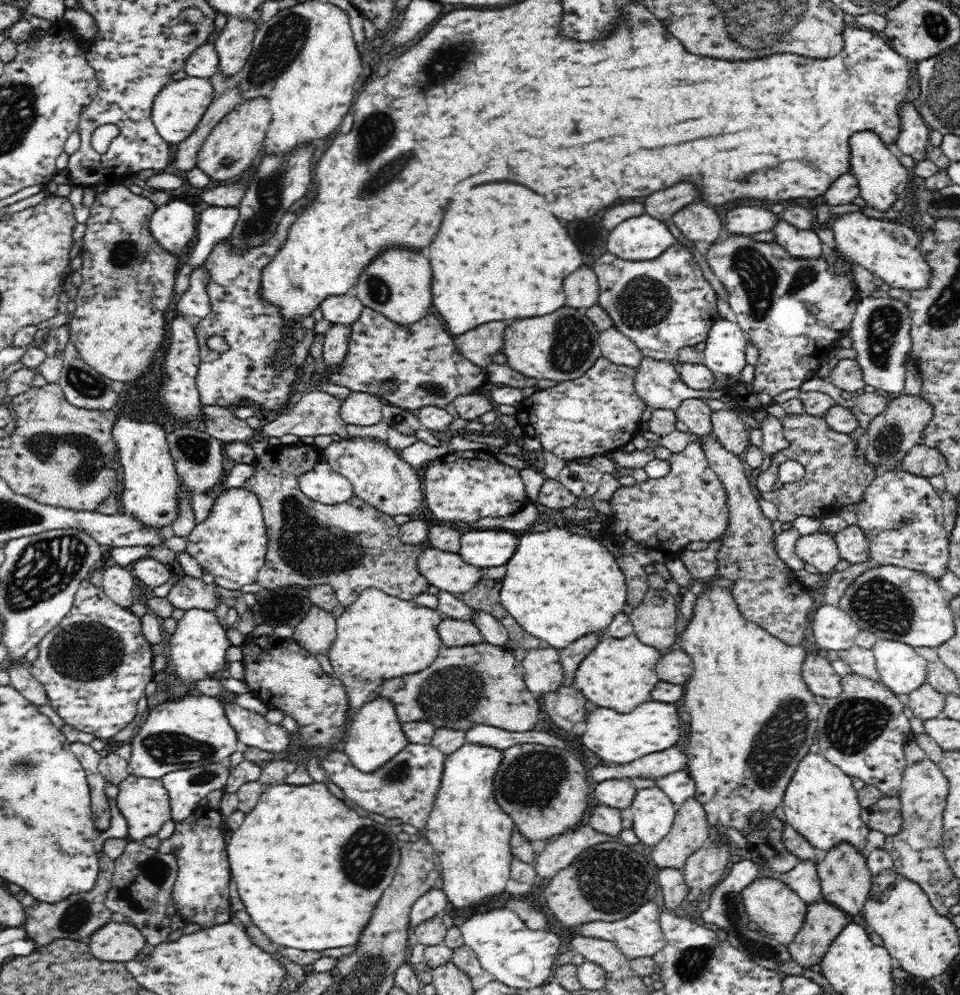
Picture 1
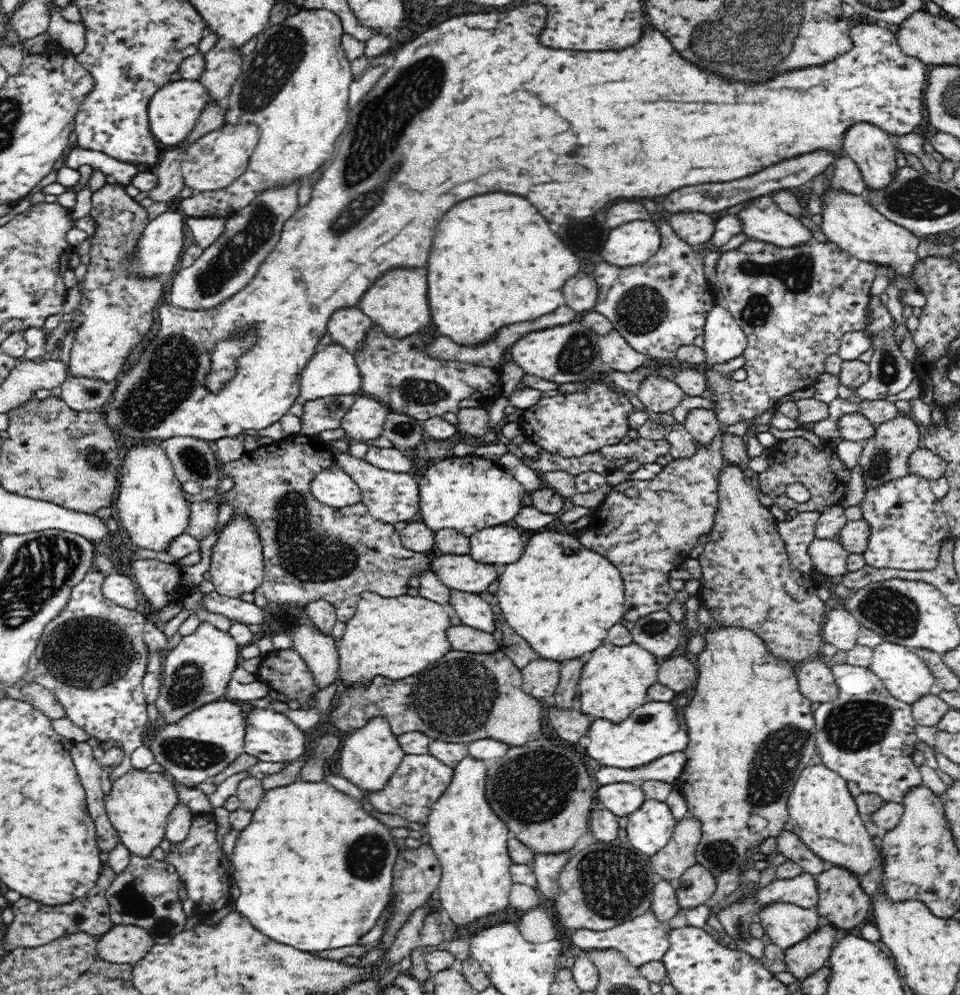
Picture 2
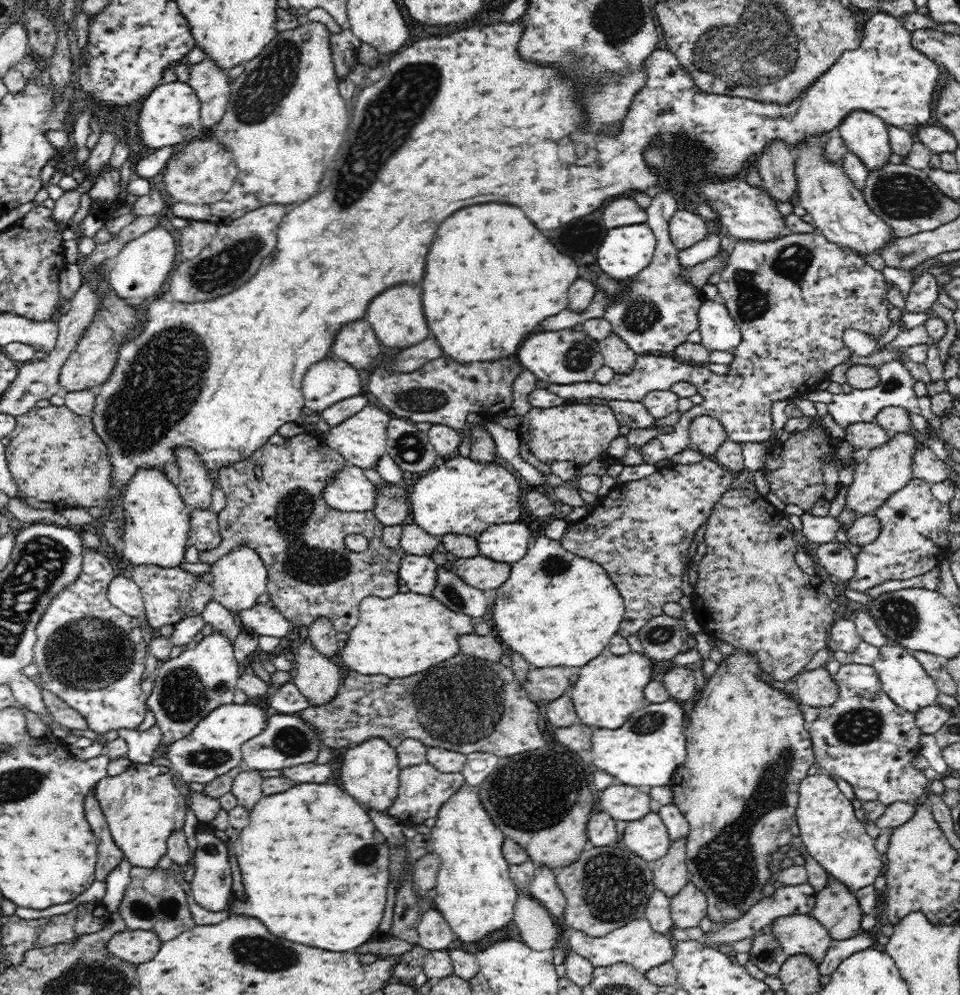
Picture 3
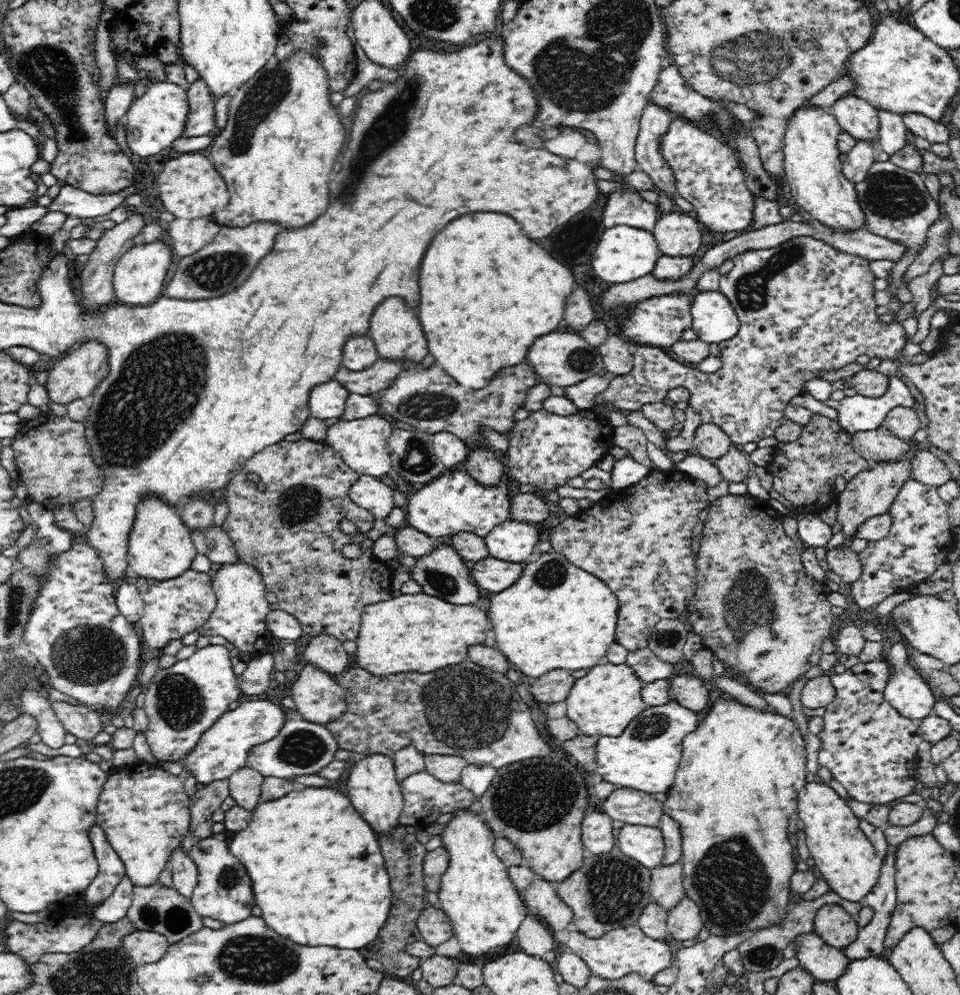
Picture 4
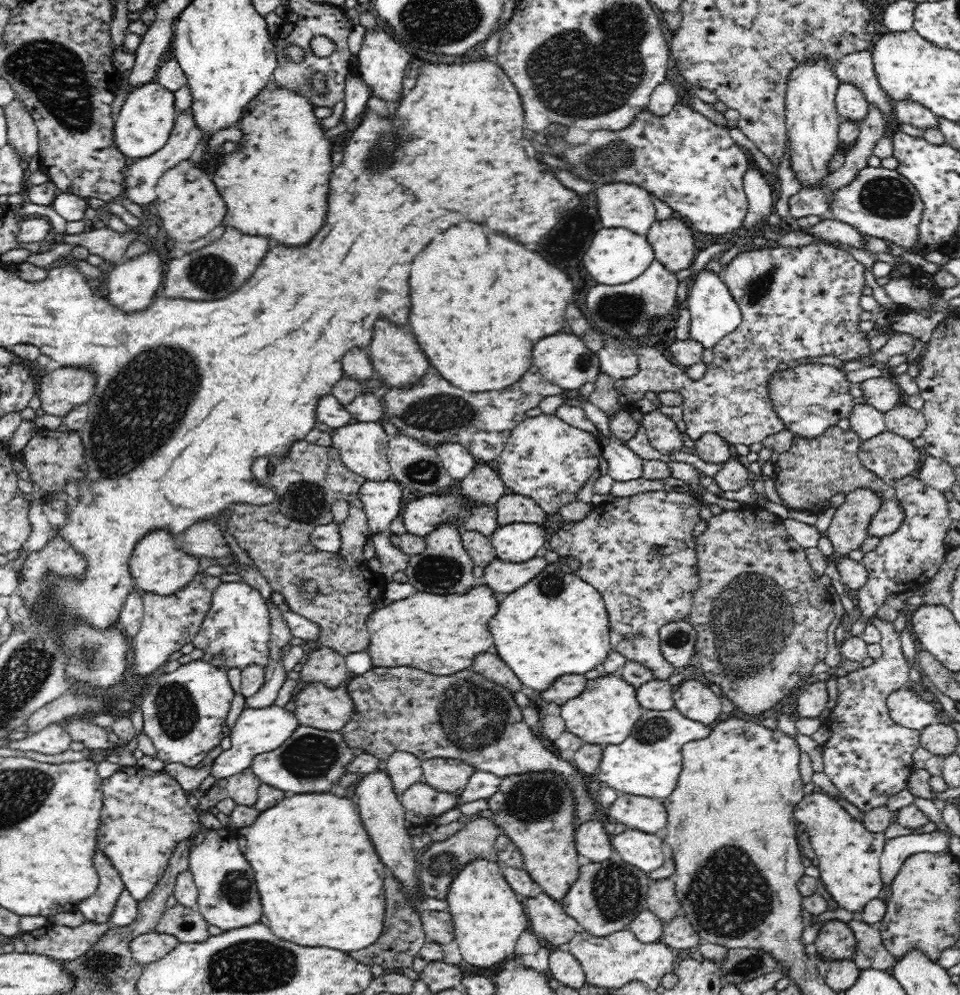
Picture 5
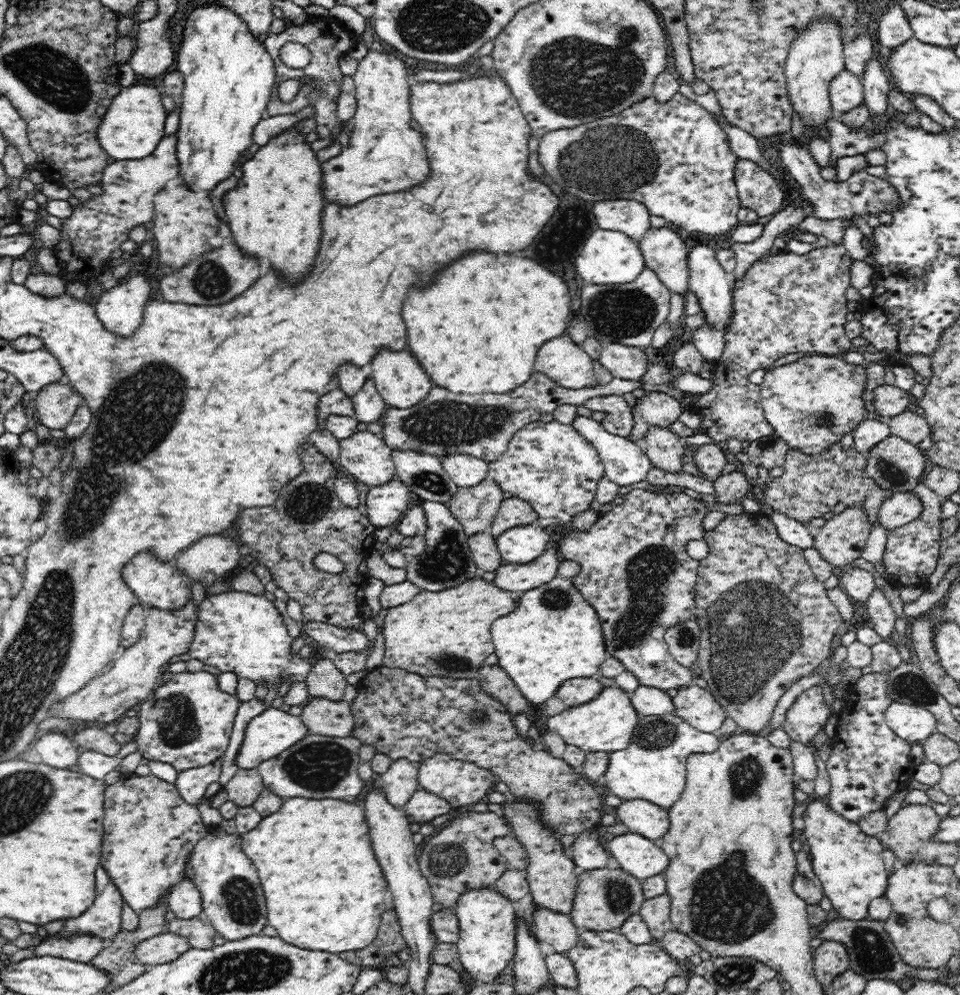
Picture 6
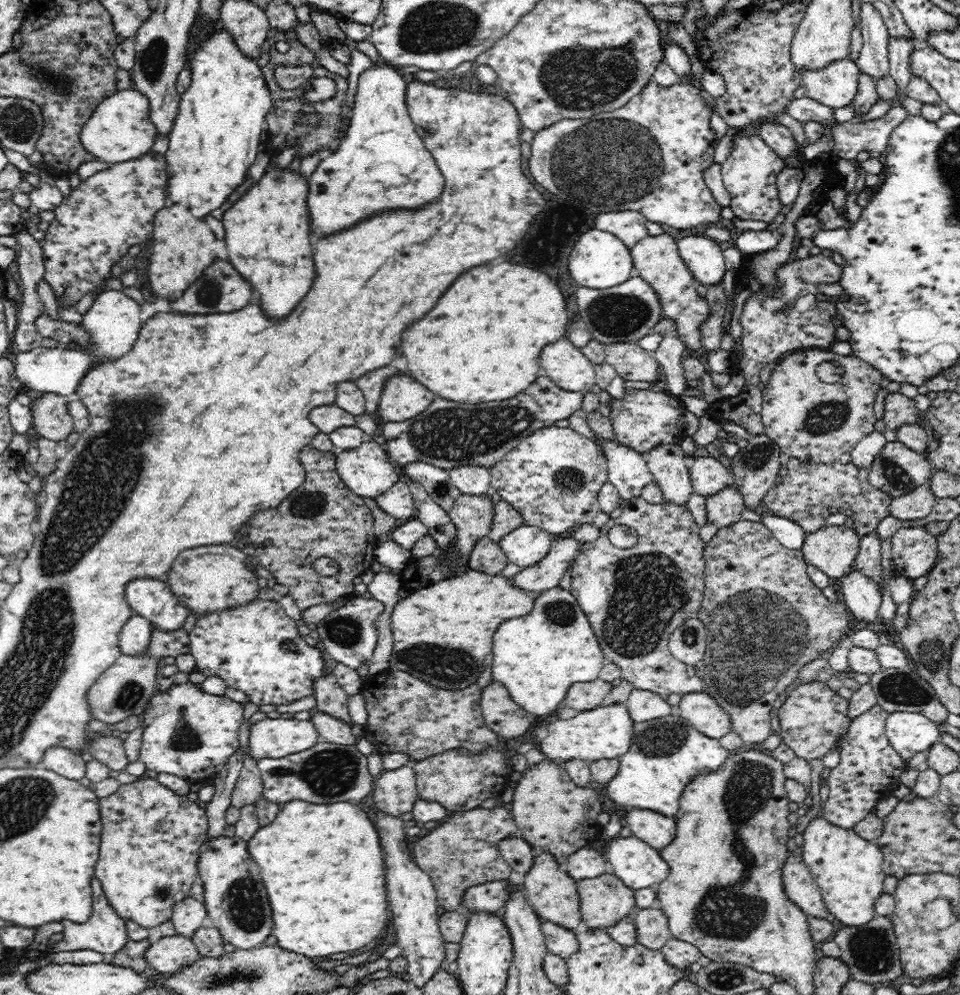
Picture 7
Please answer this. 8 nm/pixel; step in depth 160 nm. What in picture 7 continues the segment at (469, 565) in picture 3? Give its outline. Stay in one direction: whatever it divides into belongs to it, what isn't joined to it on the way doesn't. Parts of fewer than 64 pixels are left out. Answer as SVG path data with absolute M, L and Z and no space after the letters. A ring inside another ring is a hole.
M560 537L551 544L551 550L544 560L534 566L523 568L511 578L516 586L530 592L542 592L558 587L562 575L571 563L580 556L584 544L571 537Z

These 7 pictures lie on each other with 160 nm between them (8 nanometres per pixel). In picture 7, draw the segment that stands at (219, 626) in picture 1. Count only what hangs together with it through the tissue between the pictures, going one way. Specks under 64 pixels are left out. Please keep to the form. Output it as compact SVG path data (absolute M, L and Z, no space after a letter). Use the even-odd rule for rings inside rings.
M189 682L174 685L168 693L154 695L142 714L139 761L157 773L176 775L189 782L213 782L243 745L239 742L243 716L244 704L224 694L208 694Z

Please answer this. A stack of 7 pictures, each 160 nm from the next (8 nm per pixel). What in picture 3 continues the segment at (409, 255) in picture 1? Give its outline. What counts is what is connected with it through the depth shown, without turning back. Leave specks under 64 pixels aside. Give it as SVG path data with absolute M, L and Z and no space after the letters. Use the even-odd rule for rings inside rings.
M396 286L392 290L386 290L378 298L374 298L365 312L365 319L374 329L381 346L386 348L407 349L430 336L424 310L422 310L422 298L418 286Z

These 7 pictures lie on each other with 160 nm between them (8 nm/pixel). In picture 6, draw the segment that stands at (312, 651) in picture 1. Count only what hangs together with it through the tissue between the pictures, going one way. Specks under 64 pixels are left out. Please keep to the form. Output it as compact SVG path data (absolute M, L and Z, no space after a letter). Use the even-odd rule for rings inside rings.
M326 697L309 698L301 713L310 734L336 738L351 736L355 718L346 701L330 701Z

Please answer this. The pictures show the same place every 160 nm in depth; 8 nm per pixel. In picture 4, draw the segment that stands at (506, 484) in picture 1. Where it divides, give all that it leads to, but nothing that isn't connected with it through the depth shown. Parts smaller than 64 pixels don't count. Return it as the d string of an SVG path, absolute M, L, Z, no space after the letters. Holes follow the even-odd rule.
M463 468L452 470L410 496L407 501L408 524L431 538L459 532L473 532L485 537L494 527L509 520L510 500L510 490L504 483L488 488L472 479Z

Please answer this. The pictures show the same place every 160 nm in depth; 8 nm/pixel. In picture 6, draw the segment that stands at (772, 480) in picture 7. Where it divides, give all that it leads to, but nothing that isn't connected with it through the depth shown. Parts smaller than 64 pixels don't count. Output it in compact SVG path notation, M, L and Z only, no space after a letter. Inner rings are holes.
M774 434L750 441L745 453L749 463L755 464L757 468L761 466L770 471L777 466L783 466L788 449L788 445L784 442L784 439Z

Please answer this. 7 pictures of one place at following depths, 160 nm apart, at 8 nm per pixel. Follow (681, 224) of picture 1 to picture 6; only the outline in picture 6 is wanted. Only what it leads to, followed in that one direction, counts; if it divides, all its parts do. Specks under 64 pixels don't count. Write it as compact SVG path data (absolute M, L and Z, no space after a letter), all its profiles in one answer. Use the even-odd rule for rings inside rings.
M665 226L648 229L637 243L646 270L654 273L671 293L686 296L689 291L688 247L682 238Z

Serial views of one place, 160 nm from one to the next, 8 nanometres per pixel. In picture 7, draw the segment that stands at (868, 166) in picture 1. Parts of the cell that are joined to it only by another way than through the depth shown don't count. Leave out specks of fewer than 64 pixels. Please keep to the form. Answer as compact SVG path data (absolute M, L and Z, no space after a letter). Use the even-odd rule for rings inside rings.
M849 58L830 62L817 70L800 72L801 84L808 90L808 97L831 109L851 104L858 90L860 74L860 68Z

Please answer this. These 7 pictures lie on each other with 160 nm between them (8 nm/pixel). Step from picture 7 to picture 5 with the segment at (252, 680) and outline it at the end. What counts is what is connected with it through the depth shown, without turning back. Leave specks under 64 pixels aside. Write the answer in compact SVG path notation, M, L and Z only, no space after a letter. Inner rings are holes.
M222 582L214 590L210 610L193 638L194 648L220 658L227 669L258 665L266 668L271 660L271 619L260 592L246 582Z

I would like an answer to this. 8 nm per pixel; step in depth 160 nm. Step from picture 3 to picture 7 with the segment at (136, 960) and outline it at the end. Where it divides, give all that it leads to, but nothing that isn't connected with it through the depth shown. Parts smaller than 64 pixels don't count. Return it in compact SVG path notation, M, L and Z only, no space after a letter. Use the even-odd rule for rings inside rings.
M178 934L162 937L146 949L145 956L152 972L163 976L178 974L202 958L194 941Z

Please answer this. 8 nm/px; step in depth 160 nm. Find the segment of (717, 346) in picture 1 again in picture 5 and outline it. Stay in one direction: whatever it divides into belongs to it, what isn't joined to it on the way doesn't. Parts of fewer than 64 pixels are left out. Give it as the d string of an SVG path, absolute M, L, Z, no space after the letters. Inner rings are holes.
M704 266L698 274L693 276L694 282L687 292L685 302L688 302L687 308L691 314L691 325L688 326L690 338L700 342L705 349L712 350L723 336L738 328L742 315L738 303L724 284L724 280L716 272L706 269Z

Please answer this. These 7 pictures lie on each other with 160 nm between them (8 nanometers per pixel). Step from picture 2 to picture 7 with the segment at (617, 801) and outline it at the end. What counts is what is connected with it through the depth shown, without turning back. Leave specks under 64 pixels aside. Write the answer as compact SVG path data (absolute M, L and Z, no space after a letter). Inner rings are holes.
M635 809L628 811L625 819L632 834L656 850L661 851L676 836L675 817L668 817L653 810Z

